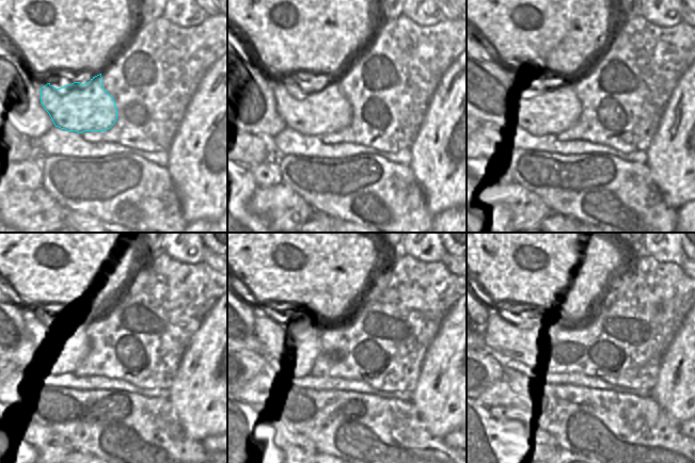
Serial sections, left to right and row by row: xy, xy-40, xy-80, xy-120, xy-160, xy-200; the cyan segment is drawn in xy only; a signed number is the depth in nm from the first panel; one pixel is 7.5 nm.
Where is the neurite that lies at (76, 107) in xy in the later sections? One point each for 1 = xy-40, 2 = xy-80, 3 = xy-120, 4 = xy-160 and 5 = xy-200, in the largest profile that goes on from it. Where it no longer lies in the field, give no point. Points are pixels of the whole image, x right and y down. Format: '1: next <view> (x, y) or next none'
1: next xy-40 (317, 110)
2: next xy-80 (551, 112)
3: next xy-120 (73, 345)
4: next xy-160 (266, 326)
5: next xy-200 (506, 339)

